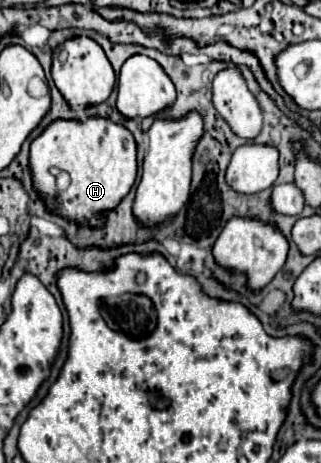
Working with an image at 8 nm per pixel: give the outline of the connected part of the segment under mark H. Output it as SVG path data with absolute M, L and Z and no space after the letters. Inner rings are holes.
M89 118L85 122L55 120L31 142L29 166L33 190L49 210L49 204L55 198L55 176L51 174L51 168L65 170L71 176L71 184L63 192L63 218L83 228L103 228L107 222L105 214L115 210L135 184L135 152L133 134L119 124L113 124L109 118Z

